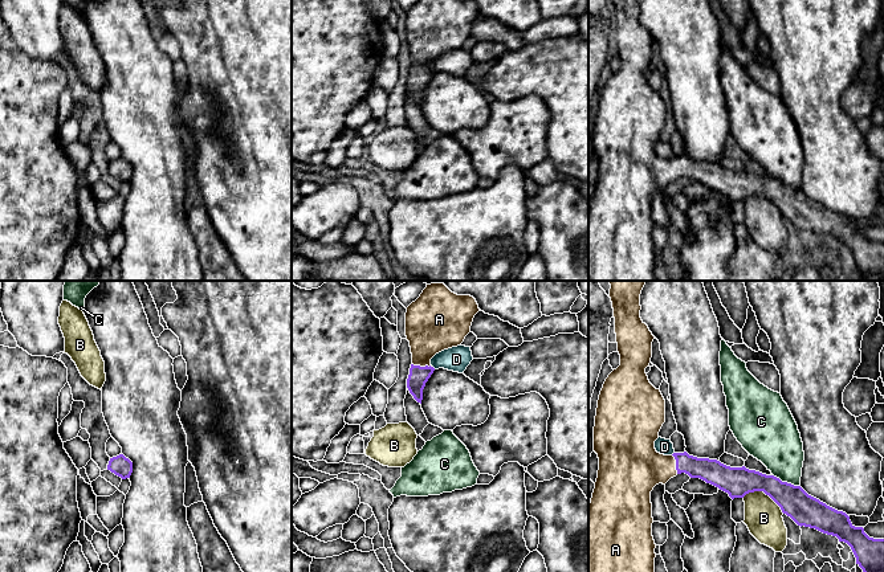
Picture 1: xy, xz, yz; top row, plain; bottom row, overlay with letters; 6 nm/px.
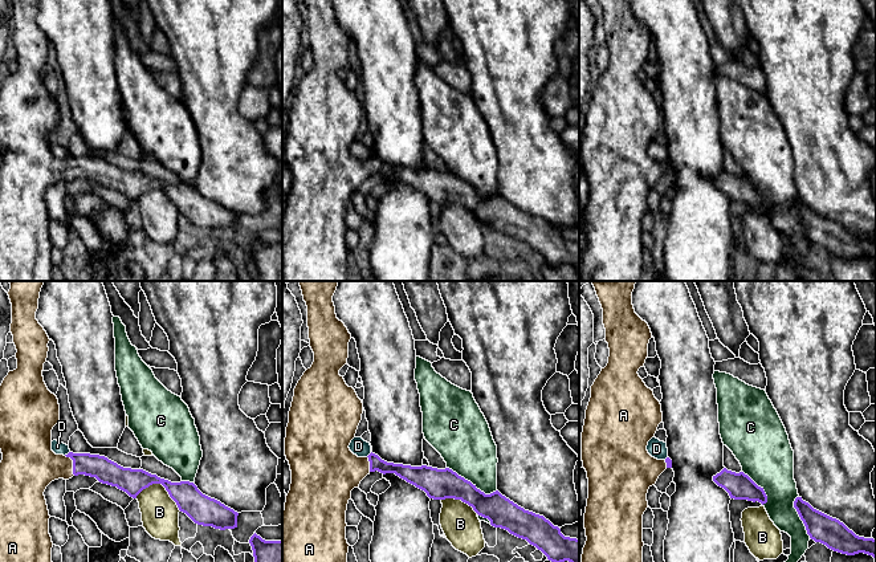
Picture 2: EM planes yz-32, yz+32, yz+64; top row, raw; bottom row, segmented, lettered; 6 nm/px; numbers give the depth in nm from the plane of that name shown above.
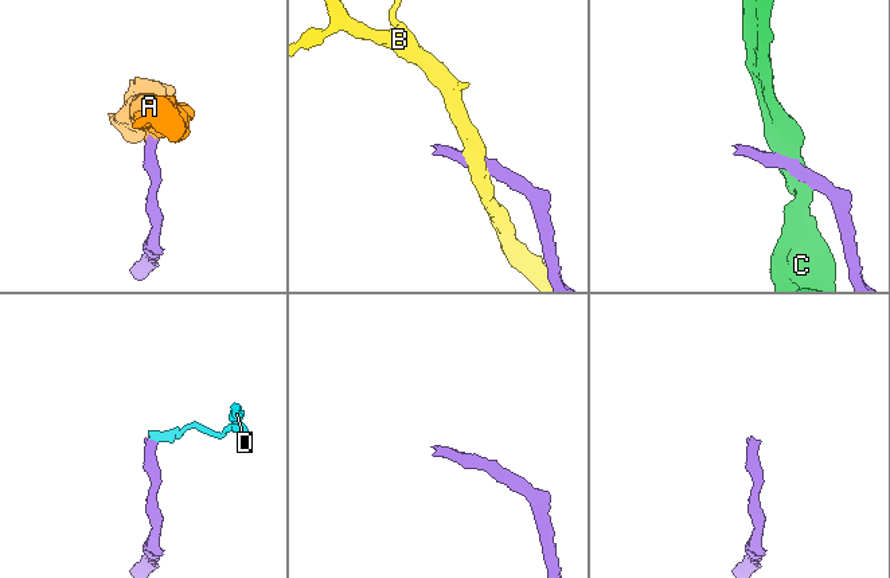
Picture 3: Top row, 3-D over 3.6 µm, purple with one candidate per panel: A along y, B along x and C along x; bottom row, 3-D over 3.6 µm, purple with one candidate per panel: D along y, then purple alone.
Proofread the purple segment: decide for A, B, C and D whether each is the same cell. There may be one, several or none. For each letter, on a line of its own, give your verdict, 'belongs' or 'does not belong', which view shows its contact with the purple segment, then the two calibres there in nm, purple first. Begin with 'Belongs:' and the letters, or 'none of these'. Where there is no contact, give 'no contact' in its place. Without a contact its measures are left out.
Belongs: A
A: belongs | xz | 120/320 nm
B: does not belong | yz | 180/220 nm
C: does not belong | yz | 190/300 nm
D: does not belong | no contact

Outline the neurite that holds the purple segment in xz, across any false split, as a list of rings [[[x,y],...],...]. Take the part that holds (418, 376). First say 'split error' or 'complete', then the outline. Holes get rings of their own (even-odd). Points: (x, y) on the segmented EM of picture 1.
split error; [[[444,283],[427,285],[420,297],[407,307],[406,336],[412,354],[407,388],[417,403],[421,404],[423,389],[435,371],[431,359],[444,350],[460,346],[470,332],[473,318],[478,311],[473,297],[457,295]]]

